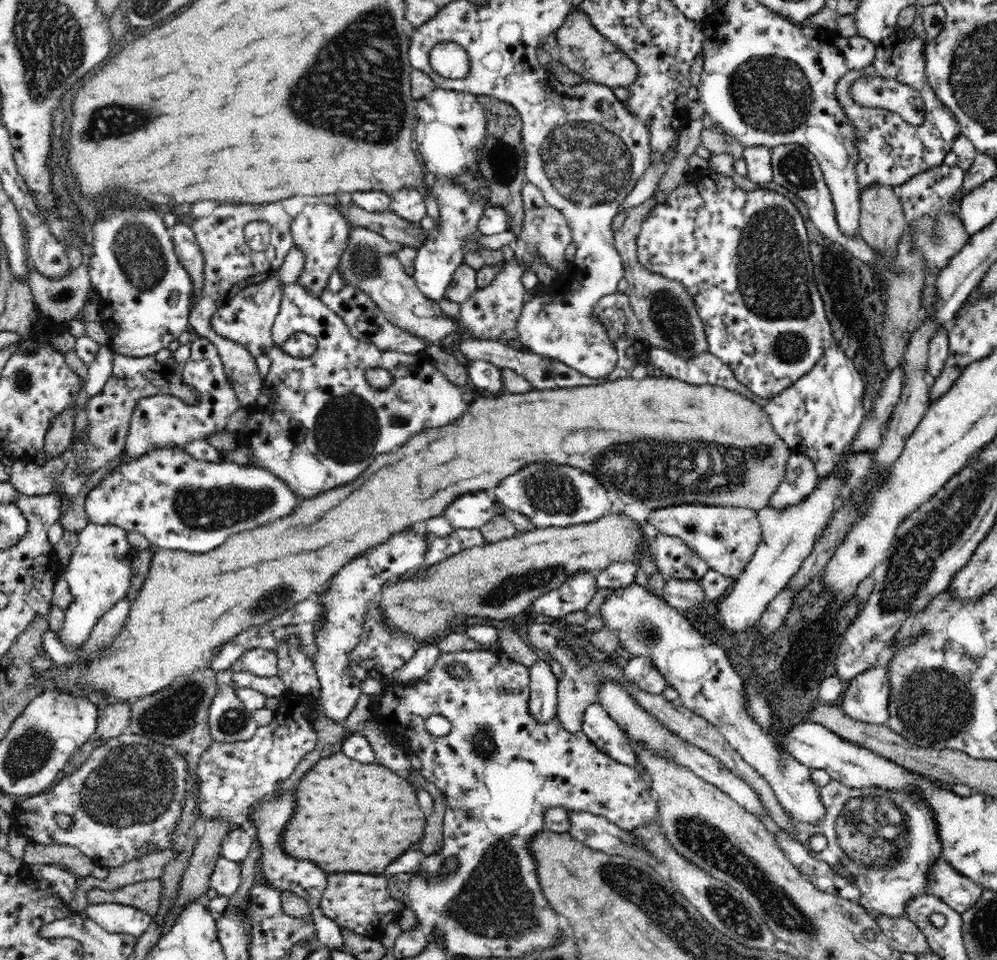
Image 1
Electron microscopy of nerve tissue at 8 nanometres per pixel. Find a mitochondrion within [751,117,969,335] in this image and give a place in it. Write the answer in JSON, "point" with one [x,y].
{"point":[832,268]}

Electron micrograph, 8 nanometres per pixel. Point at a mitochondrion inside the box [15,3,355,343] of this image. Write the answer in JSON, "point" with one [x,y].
{"point":[136,249]}

